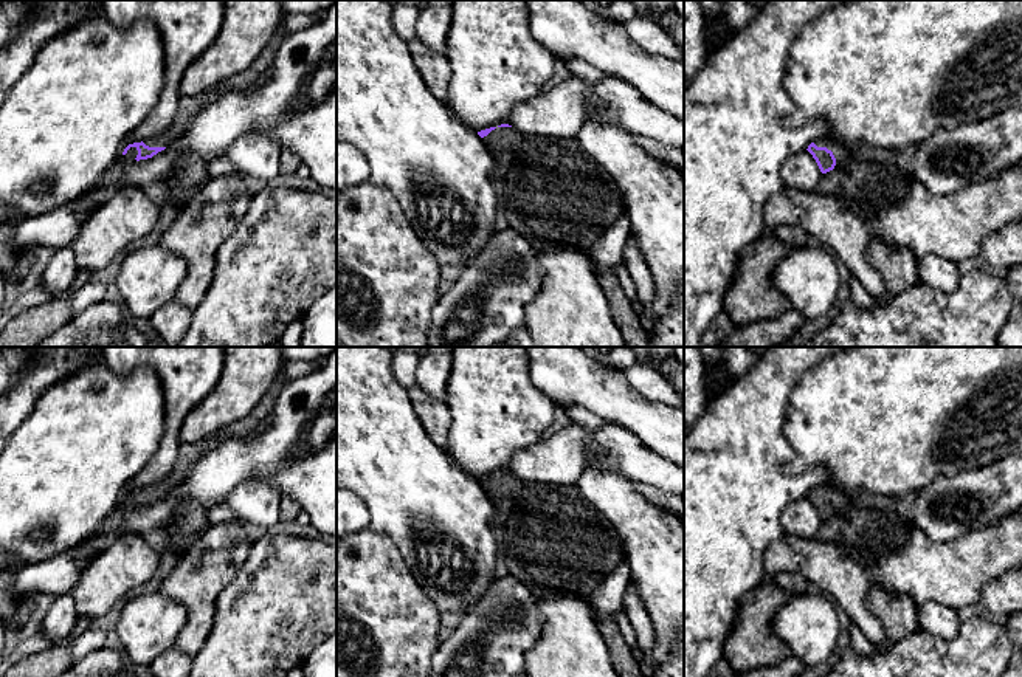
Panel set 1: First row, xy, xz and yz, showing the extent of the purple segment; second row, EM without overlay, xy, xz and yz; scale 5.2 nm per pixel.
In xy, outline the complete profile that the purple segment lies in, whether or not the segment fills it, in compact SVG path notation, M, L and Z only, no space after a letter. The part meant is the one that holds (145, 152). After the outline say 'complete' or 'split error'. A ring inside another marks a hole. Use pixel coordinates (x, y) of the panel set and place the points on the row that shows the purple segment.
M143 141L129 144L118 161L102 175L99 183L91 189L90 195L78 203L81 218L87 218L91 209L98 209L105 203L124 183L124 164L133 160L147 160L164 150L166 147L149 147Z; split error

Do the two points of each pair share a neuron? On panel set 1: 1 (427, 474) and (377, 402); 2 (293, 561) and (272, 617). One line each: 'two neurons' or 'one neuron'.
1: one neuron
2: one neuron

